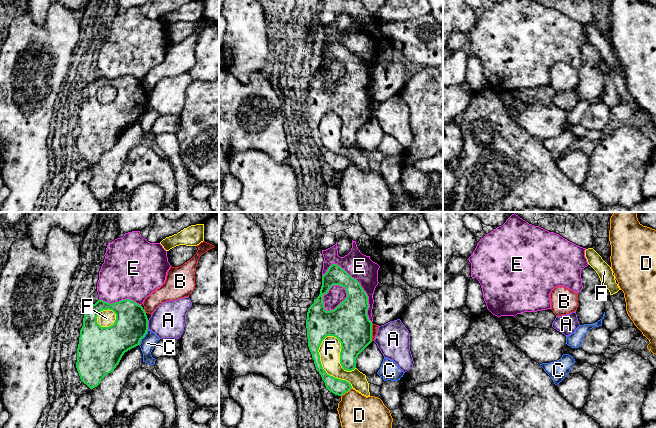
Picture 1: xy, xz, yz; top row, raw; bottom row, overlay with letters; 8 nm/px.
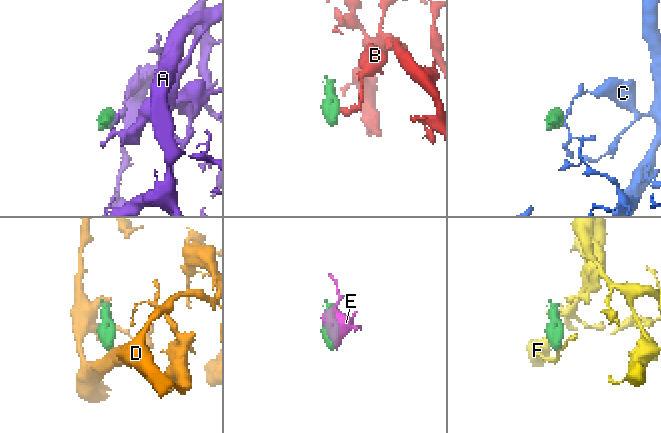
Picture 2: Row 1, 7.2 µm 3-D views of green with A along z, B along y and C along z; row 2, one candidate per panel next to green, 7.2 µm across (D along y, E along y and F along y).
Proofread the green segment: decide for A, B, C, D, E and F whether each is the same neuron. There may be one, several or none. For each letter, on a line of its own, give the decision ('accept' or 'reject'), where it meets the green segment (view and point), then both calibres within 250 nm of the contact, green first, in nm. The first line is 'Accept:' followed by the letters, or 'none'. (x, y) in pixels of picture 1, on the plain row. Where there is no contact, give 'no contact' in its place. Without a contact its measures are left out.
Accept: none
A: reject; meets green in xy at (147, 101); 280 nm thick on the green side, 280 nm on the other
B: reject; meets green in xz at (371, 108); 320 nm thick on the green side, 50 nm on the other
C: reject; meets green in xy at (142, 113); 280 nm thick on the green side, 120 nm on the other
D: reject; meets green in xz at (346, 167); 130 nm thick on the green side, 340 nm on the other
E: reject; meets green in xz at (362, 65); 280 nm thick on the green side, 200 nm on the other
F: reject; meets green in xz at (322, 143); 140 nm thick on the green side, 170 nm on the other

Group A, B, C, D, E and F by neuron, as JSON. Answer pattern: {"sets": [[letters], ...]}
{"sets": [["A"], ["B"], ["C"], ["D"], ["E"], ["F"]]}

